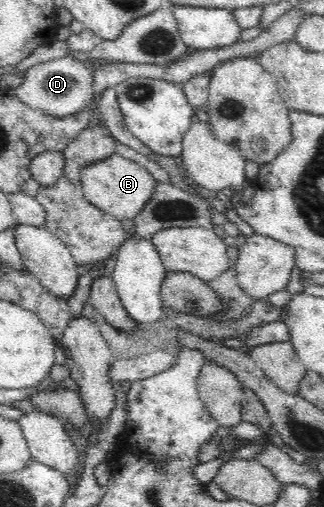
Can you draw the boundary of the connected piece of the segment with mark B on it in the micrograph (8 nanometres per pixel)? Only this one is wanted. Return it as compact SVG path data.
M117 152L102 162L85 164L85 168L79 174L79 181L85 199L112 217L121 220L134 220L135 216L143 210L145 202L151 198L156 182L145 166L142 167Z

